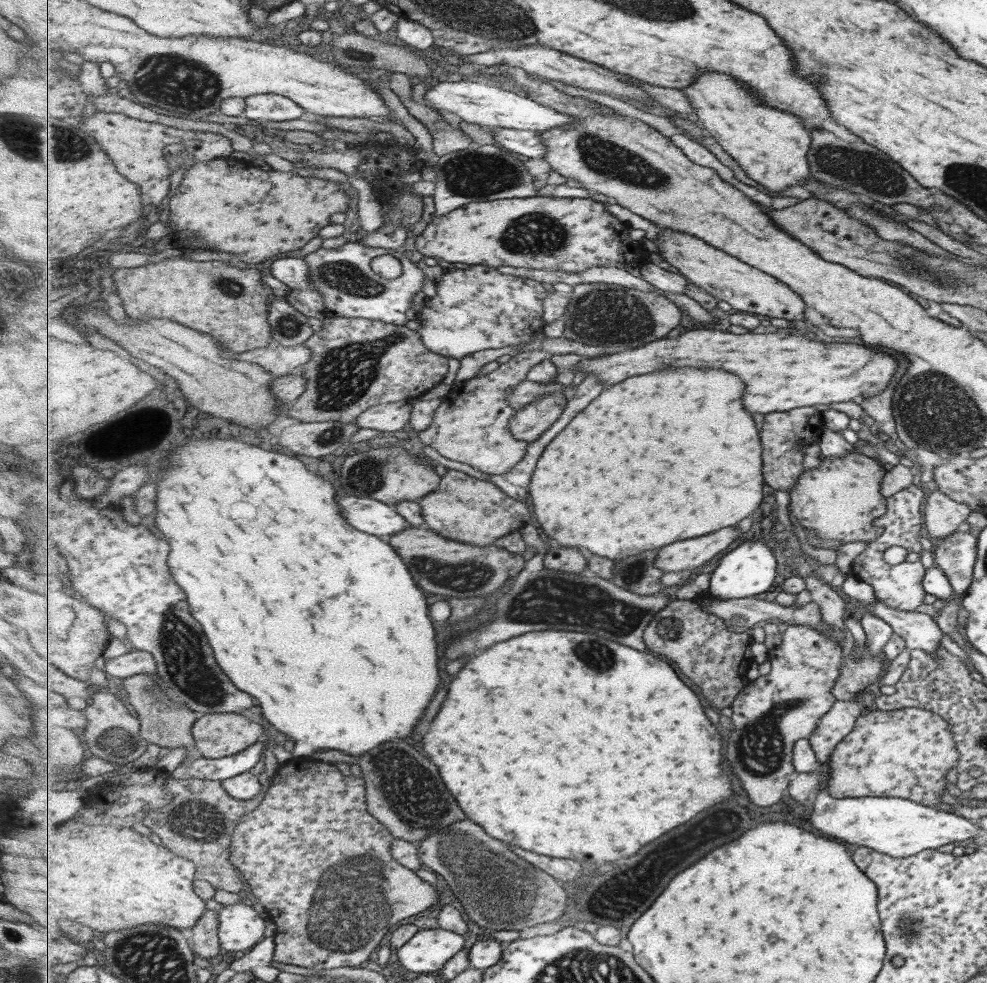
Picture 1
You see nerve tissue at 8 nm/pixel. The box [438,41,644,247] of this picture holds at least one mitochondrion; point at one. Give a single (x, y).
(476, 173)

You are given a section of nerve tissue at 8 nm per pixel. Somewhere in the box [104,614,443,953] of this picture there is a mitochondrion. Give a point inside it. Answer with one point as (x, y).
(173, 818)

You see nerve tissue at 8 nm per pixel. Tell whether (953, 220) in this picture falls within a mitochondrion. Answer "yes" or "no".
yes

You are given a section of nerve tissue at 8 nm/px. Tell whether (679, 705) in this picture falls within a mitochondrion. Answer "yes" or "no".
no

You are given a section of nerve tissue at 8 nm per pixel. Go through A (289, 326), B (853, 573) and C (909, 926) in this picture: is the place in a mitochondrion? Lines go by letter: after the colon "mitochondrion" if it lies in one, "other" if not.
A: mitochondrion
B: other
C: mitochondrion

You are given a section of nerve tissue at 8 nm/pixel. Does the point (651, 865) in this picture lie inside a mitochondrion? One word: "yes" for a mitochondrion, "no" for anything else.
yes

